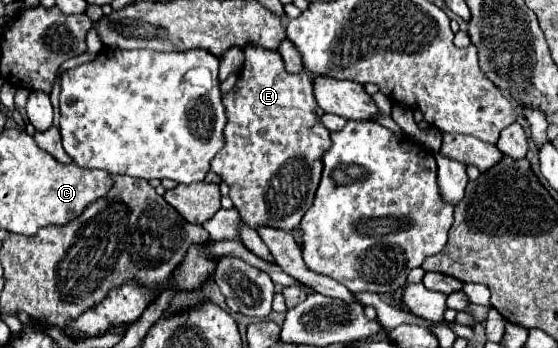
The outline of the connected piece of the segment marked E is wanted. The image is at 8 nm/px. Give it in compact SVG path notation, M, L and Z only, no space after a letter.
M246 45L246 63L236 87L224 95L228 123L226 145L212 159L212 171L230 187L230 199L250 229L274 227L292 231L310 209L320 183L322 155L330 149L330 133L316 115L312 81L306 71L288 73L282 55Z

